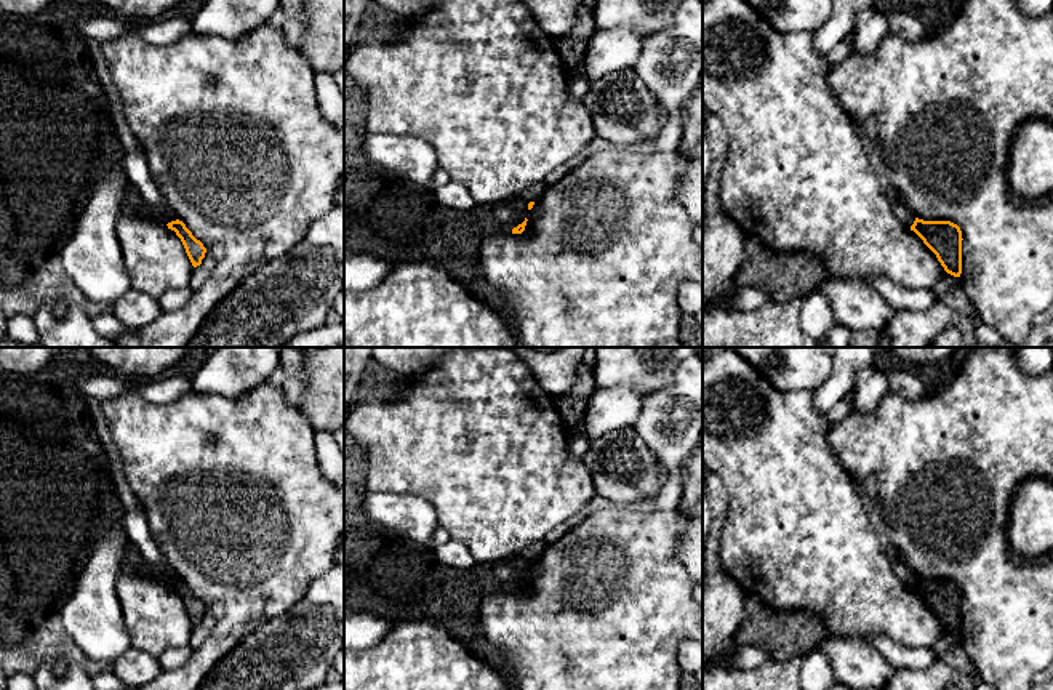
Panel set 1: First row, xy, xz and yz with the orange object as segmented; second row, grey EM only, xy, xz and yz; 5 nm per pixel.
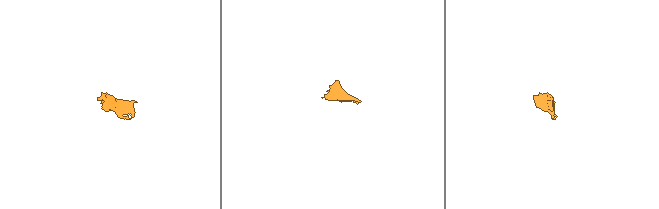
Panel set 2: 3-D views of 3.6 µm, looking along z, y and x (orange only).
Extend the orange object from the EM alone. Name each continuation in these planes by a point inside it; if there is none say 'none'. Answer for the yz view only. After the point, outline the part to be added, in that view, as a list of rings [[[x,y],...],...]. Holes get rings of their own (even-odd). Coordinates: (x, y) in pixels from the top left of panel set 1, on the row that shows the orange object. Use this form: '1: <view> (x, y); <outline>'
none

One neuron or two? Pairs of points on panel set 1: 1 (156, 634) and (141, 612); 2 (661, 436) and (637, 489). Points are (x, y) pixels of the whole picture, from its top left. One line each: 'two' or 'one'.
1: one
2: two

